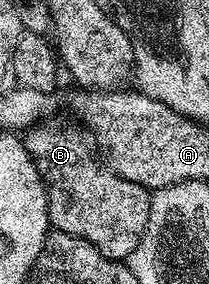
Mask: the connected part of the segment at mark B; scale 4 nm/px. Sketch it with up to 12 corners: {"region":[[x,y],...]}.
{"region":[[40,122],[23,145],[50,227],[126,261],[151,192],[122,180],[91,133]]}

